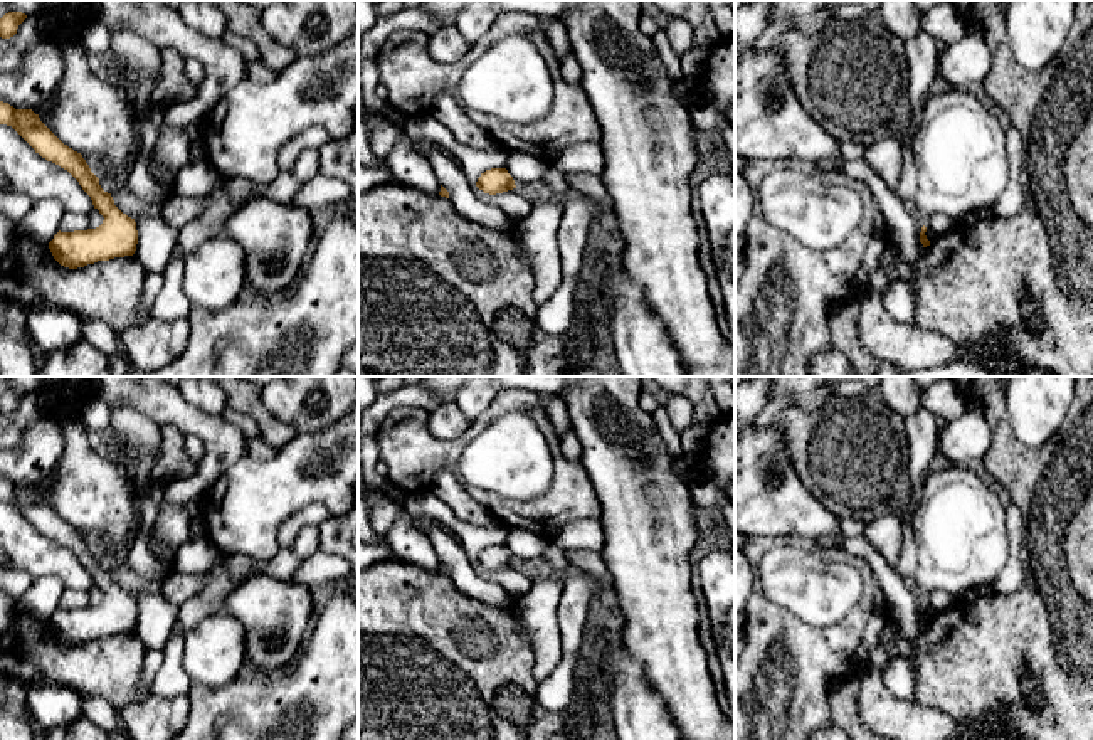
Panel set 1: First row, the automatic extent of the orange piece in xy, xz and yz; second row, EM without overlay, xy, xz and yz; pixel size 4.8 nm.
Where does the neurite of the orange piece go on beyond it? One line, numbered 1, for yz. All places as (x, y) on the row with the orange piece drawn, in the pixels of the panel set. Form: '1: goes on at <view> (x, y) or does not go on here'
1: does not go on here

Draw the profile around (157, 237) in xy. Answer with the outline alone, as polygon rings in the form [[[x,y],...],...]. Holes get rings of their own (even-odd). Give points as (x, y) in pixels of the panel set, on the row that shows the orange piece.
[[[143,214],[135,219],[138,244],[135,257],[146,271],[163,272],[178,239],[178,229],[170,225],[163,217]]]

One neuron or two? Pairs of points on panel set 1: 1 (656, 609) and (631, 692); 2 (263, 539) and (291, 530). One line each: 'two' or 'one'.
1: two
2: two

